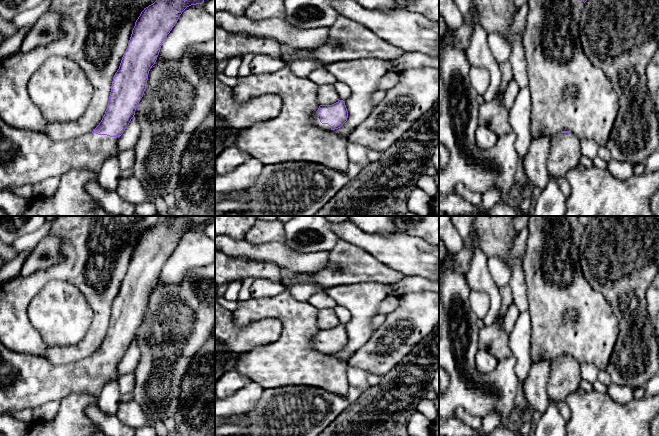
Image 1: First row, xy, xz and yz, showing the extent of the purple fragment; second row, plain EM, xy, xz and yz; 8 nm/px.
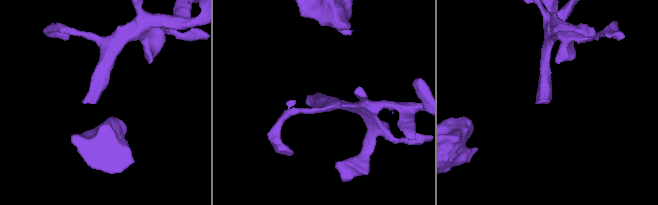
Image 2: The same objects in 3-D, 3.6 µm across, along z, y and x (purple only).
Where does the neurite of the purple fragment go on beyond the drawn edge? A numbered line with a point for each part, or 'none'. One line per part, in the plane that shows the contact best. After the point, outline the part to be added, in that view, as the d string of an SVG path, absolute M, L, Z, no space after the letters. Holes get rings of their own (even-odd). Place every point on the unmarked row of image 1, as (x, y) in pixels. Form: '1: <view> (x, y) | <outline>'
1: xy (26, 381) | M0 341L0 415L36 408L49 401L61 401L70 394L98 396L102 388L117 379L118 361L88 357L79 362L57 366L41 356L8 350Z

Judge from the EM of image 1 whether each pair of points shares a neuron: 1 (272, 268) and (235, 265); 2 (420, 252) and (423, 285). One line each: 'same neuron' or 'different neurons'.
1: same neuron
2: different neurons

